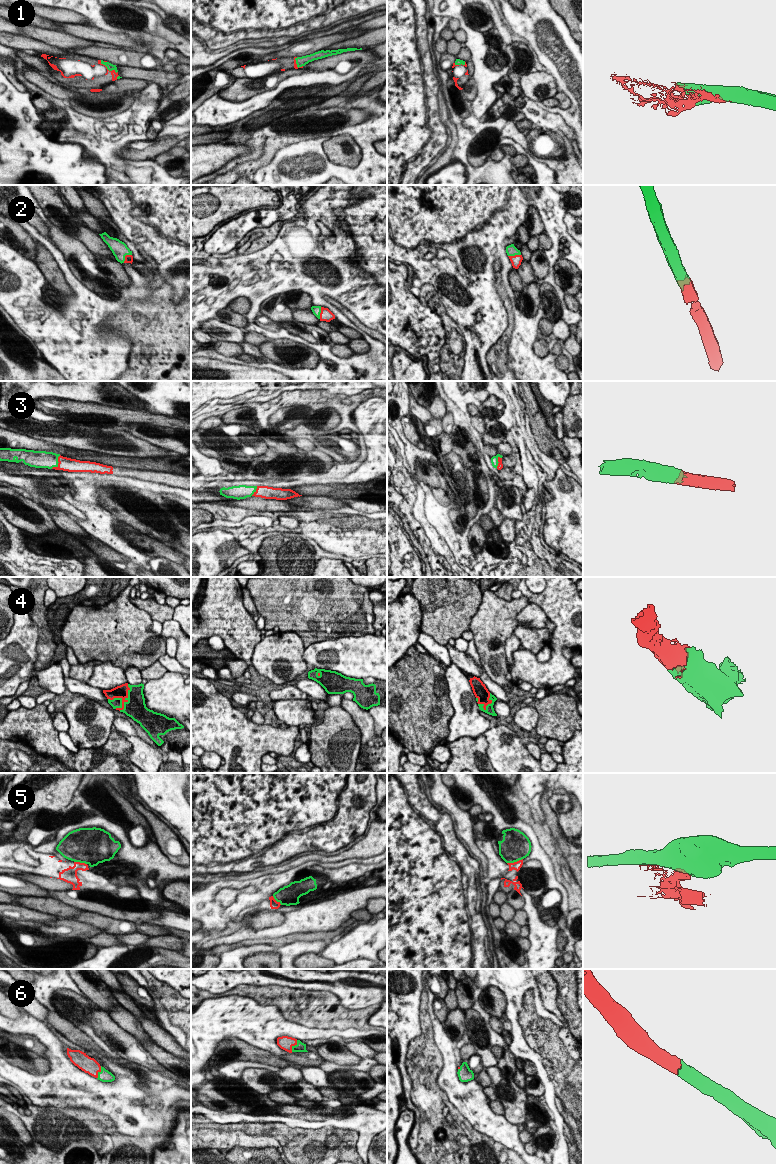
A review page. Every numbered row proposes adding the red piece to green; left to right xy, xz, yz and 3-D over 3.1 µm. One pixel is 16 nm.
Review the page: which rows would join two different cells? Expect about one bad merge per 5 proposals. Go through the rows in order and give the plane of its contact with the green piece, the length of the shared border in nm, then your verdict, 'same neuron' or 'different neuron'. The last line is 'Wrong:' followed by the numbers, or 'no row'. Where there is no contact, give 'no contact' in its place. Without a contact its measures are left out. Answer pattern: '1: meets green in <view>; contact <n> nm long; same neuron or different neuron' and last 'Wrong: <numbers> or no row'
1: meets green in xy; contact 340 nm long; same neuron
2: meets green in xy; contact 200 nm long; same neuron
3: meets green in xy; contact 260 nm long; same neuron
4: meets green in xy; contact 460 nm long; same neuron
5: meets green in yz; contact 260 nm long; different neuron
6: meets green in xz; contact 220 nm long; same neuron
Wrong: 5

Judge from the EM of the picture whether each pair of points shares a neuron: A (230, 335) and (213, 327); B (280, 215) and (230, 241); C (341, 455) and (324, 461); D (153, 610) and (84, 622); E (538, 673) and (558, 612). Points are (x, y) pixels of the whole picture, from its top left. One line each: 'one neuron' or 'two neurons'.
A: one neuron
B: one neuron
C: two neurons
D: two neurons
E: one neuron

